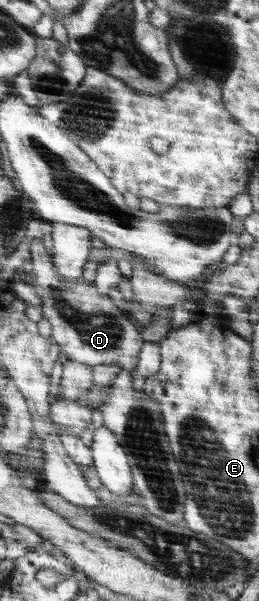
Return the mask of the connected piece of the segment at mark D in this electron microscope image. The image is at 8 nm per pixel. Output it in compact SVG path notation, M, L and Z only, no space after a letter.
M34 241L30 252L32 284L42 300L42 318L48 320L52 327L51 339L58 341L70 361L91 367L117 364L128 373L132 372L138 364L139 352L145 341L122 310L111 302L110 295L100 294L95 281L84 278L78 279L72 286L65 285L43 241Z

